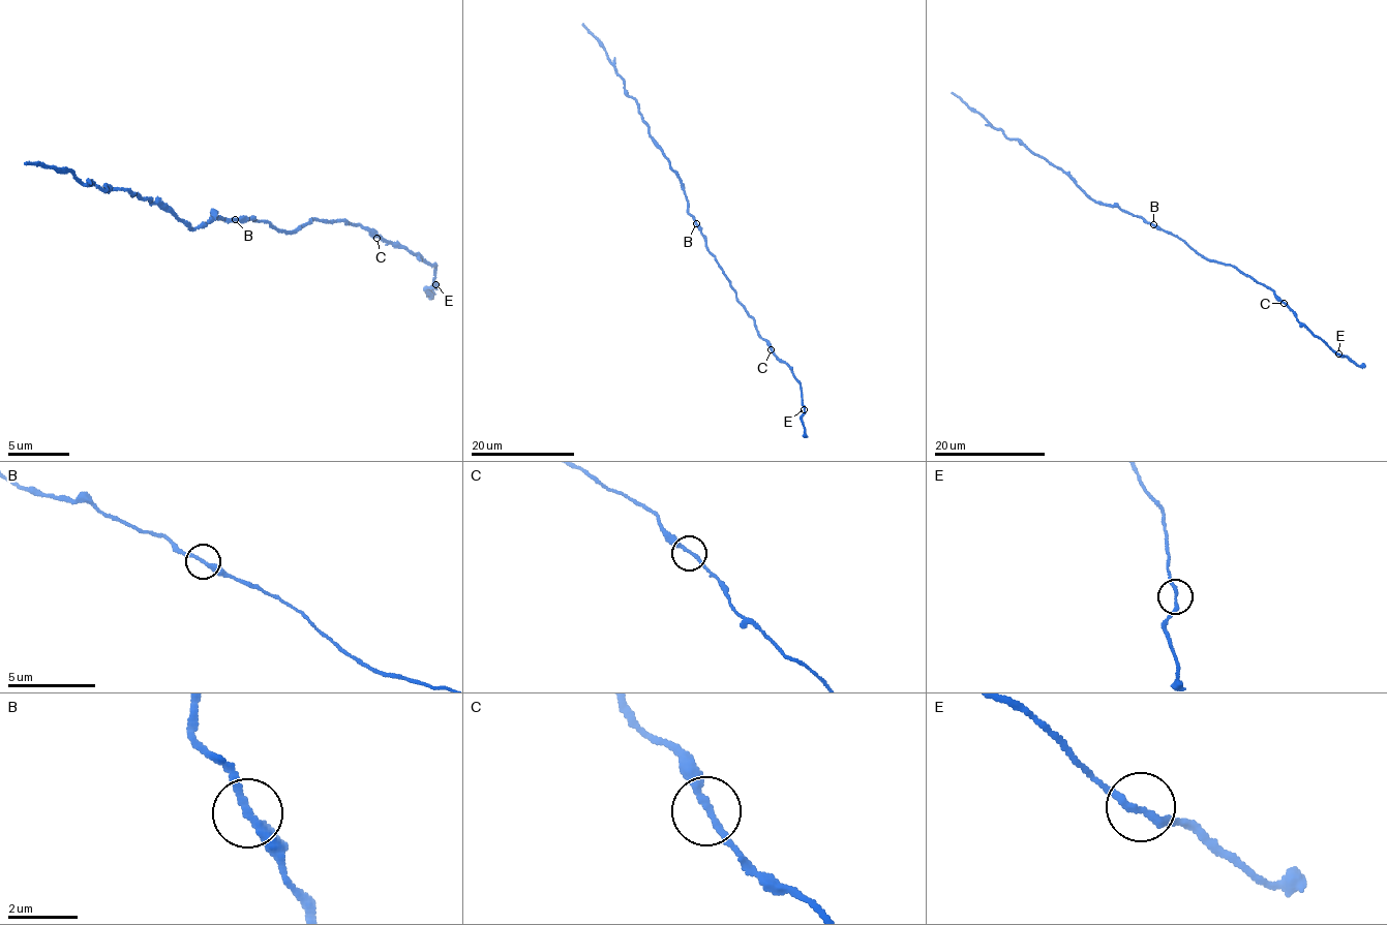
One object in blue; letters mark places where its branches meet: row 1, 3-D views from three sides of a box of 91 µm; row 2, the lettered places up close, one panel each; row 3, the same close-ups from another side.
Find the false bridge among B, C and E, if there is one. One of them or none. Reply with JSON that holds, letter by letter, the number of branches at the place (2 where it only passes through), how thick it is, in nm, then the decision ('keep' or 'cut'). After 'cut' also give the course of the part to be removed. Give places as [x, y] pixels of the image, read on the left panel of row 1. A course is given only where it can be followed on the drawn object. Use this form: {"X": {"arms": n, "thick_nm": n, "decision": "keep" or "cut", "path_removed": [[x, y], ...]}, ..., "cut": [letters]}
{"B": {"arms": 2, "thick_nm": 240, "decision": "cut", "path_removed": [[236, 219], [212, 214], [189, 227], [150, 201], [26, 163]]}, "C": {"arms": 2, "thick_nm": 200, "decision": "keep"}, "E": {"arms": 2, "thick_nm": 200, "decision": "keep"}, "cut": ["B"]}

